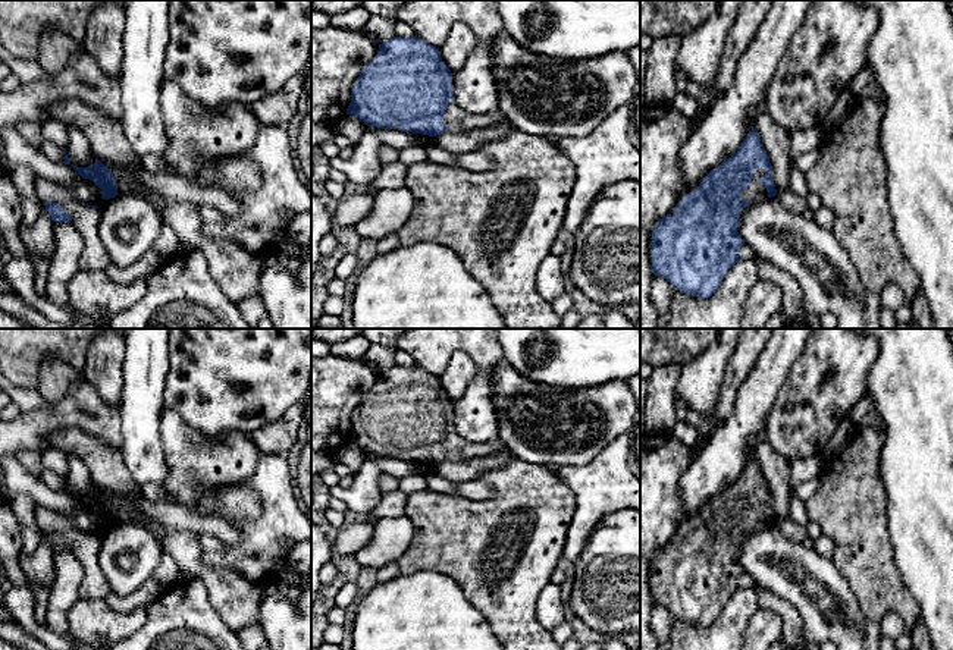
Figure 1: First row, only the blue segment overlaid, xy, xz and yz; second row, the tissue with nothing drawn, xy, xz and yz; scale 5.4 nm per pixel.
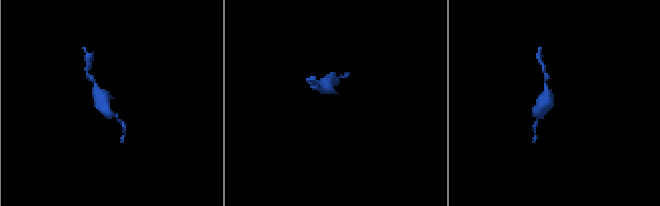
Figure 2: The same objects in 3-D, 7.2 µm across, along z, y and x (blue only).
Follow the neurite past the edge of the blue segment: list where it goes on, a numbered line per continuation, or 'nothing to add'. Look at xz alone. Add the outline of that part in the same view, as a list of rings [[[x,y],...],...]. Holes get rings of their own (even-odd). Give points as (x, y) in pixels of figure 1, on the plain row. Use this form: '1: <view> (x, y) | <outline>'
1: xz (457, 448) | [[[455,427],[451,428],[443,442],[443,450],[449,461],[468,461],[473,456],[489,456],[501,449],[505,449],[505,443],[501,439],[490,443],[470,443],[455,431]]]

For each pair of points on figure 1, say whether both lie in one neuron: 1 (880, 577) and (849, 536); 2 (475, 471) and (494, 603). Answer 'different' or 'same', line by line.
1: same
2: different

